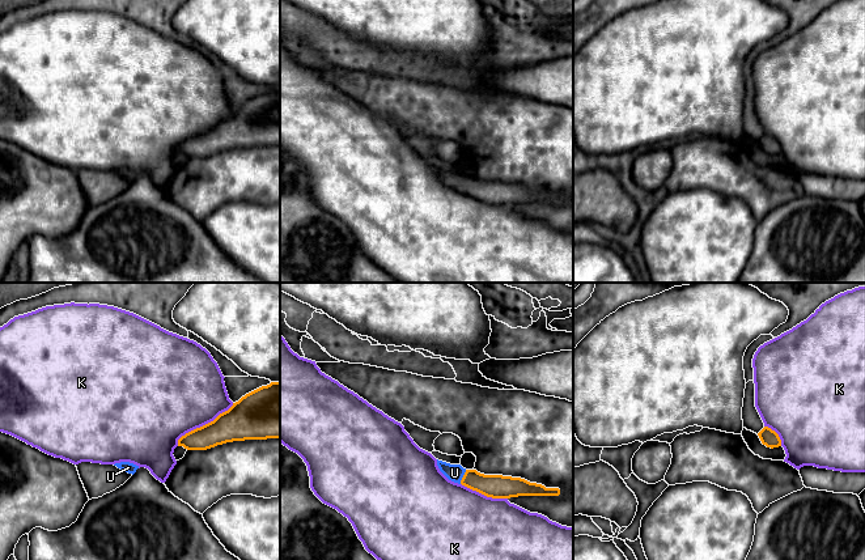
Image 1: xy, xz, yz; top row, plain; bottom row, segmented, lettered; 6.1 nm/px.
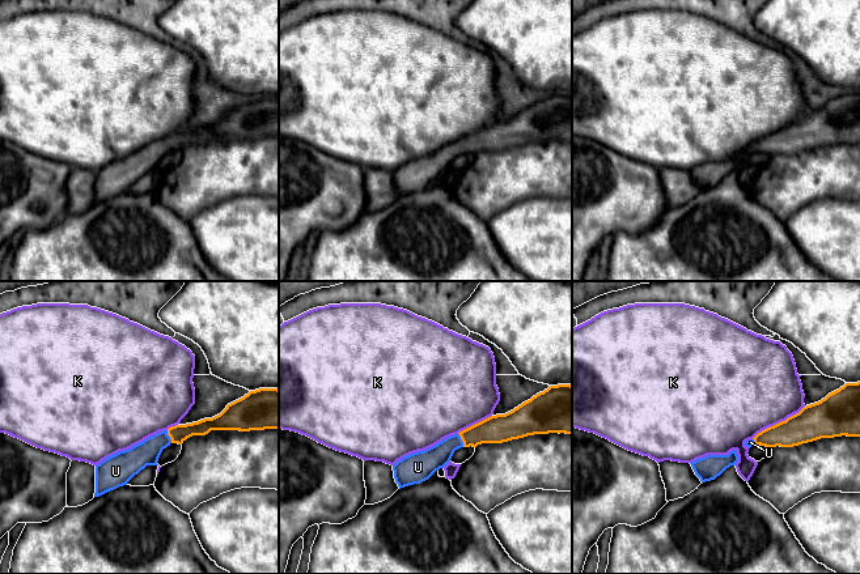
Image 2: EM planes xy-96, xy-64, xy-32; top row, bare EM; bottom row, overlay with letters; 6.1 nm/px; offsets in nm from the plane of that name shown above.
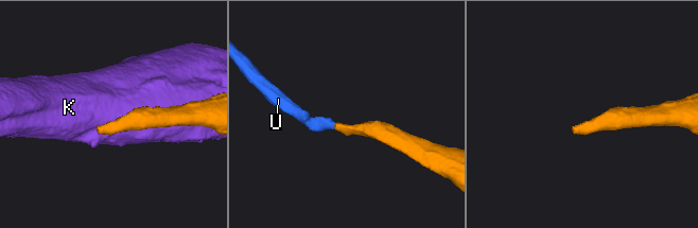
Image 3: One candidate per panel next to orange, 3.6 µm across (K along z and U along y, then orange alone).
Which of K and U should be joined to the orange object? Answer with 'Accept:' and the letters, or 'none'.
Accept: U

